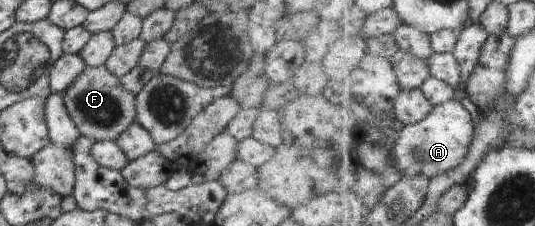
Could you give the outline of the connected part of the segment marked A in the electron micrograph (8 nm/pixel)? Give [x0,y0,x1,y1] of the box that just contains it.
[394,98,477,179]

